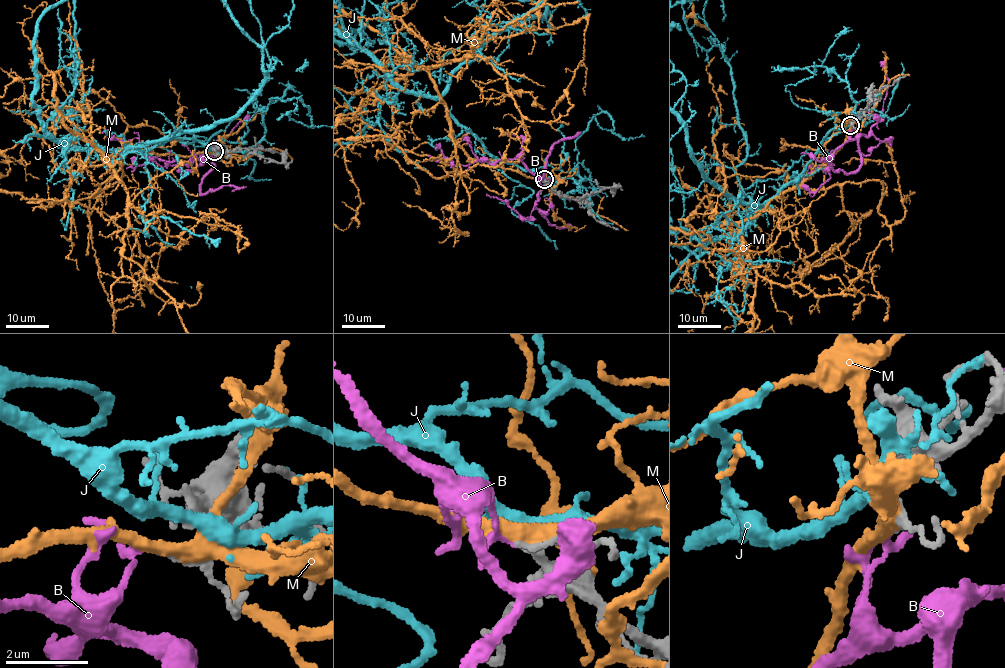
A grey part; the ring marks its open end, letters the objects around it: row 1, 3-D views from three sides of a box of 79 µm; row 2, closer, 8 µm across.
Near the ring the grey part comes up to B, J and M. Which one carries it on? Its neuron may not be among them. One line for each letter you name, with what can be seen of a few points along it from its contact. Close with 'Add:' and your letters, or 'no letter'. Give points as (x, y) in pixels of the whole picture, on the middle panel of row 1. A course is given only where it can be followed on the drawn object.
Add: no letter

